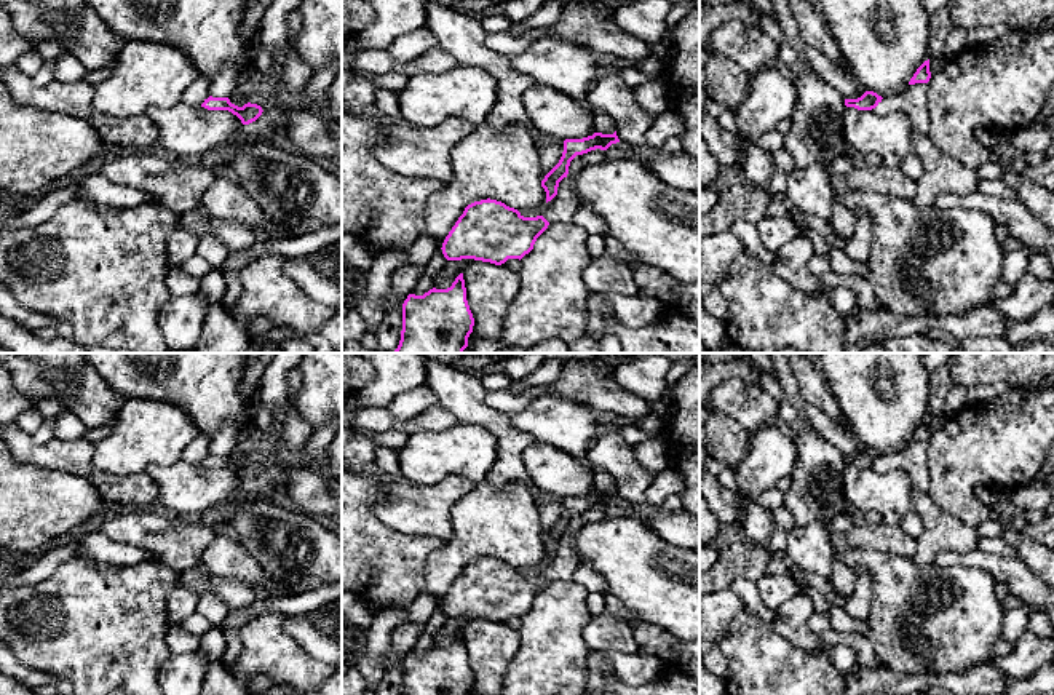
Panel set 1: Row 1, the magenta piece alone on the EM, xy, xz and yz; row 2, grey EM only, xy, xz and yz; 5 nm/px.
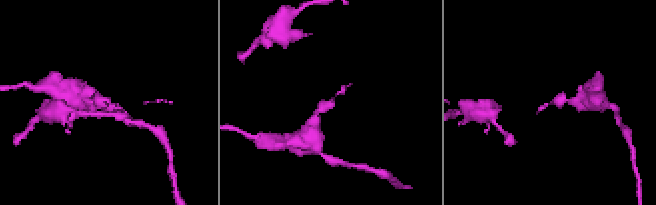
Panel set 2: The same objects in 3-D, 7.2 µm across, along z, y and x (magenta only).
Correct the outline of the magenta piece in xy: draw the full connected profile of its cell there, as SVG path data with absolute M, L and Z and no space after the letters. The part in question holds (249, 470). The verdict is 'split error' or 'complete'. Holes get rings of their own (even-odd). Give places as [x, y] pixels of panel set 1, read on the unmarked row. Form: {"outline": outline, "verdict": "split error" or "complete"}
{"outline": "M212 454L204 457L201 465L204 465L208 468L228 468L233 473L236 473L243 483L249 483L249 481L256 479L264 470L262 465L257 462L248 460L243 465L238 465L238 463L232 462L228 455L212 455Z", "verdict": "complete"}

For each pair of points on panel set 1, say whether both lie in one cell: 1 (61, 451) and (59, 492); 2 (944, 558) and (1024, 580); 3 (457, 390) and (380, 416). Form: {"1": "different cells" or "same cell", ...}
{"1": "different cells", "2": "same cell", "3": "different cells"}

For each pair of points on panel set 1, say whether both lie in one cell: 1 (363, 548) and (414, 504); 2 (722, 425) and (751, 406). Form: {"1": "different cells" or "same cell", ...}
{"1": "different cells", "2": "different cells"}

